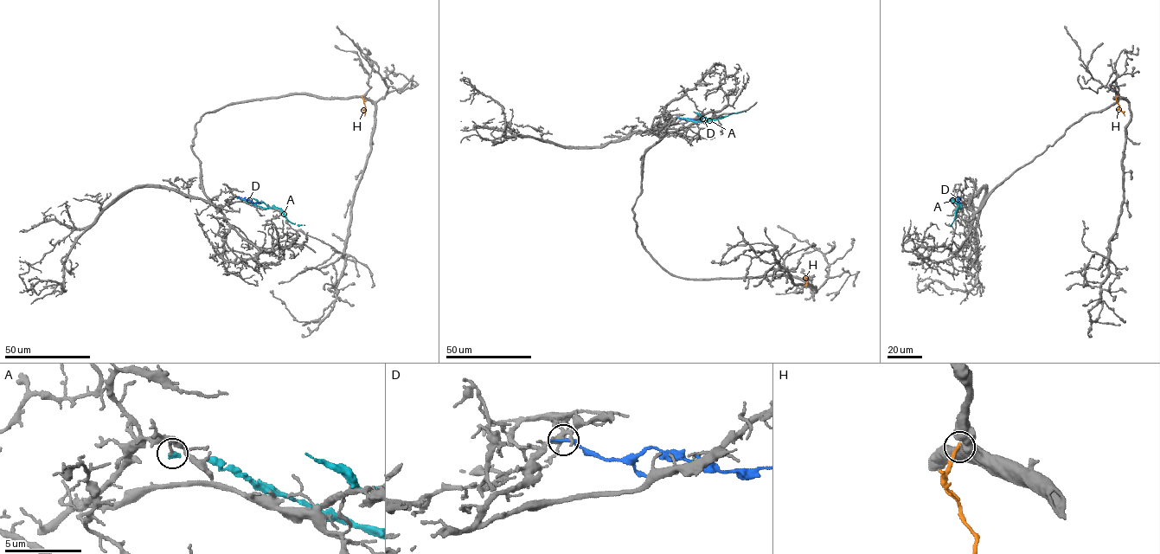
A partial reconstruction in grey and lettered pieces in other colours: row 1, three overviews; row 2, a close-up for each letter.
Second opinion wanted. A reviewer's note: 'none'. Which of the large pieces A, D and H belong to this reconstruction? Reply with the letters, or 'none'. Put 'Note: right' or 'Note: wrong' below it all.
none
Note: right

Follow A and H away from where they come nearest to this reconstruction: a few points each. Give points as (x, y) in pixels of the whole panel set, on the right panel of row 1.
A: (957, 197), (961, 208), (956, 210), (951, 225)
H: (1118, 95), (1116, 100), (1124, 115)

